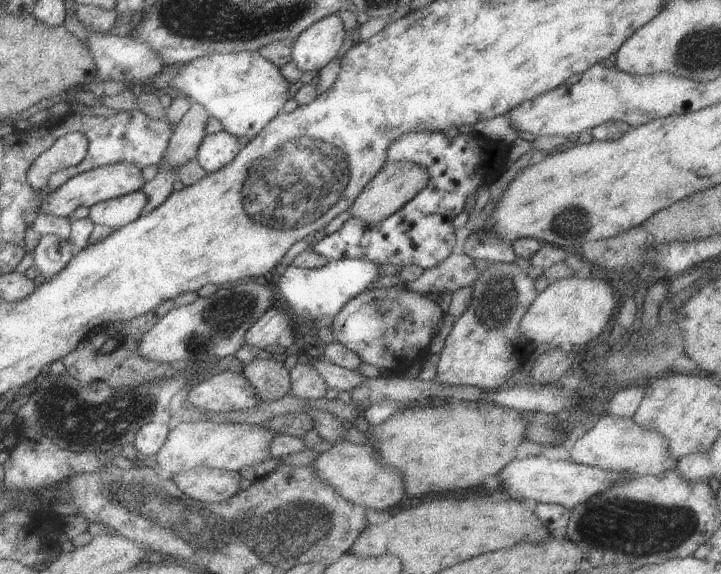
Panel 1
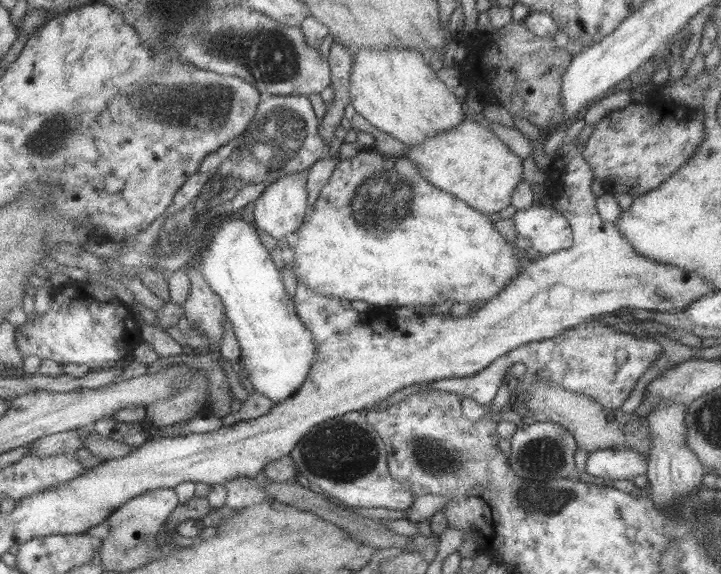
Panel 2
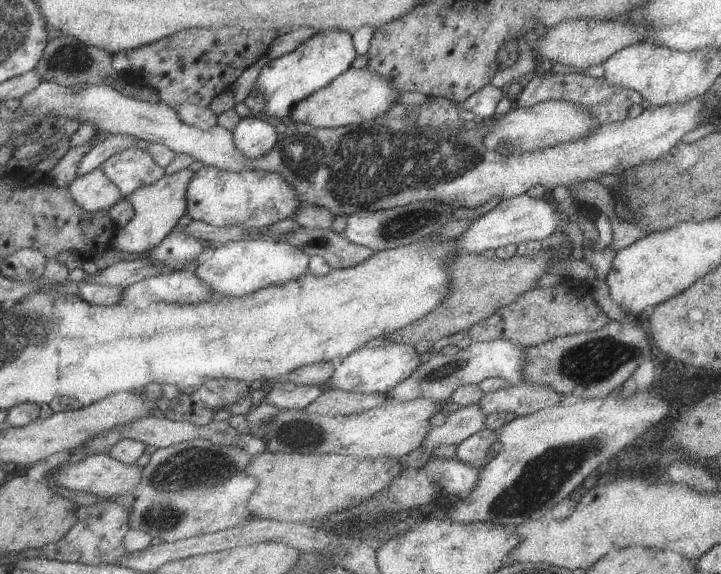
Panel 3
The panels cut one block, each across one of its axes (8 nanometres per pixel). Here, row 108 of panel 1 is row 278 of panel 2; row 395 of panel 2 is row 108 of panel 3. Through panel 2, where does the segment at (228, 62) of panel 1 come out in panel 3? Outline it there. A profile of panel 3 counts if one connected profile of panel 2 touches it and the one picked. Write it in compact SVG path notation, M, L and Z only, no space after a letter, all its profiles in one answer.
M331 29L316 31L315 34L309 36L307 40L301 42L295 50L283 56L268 60L261 68L254 83L259 89L259 92L263 94L263 102L265 102L263 113L271 116L271 118L289 117L291 108L293 108L299 100L303 100L306 96L309 96L311 92L317 92L317 90L323 88L323 86L327 86L334 77L351 66L351 61L356 56L357 53L355 52L350 33L343 30Z

